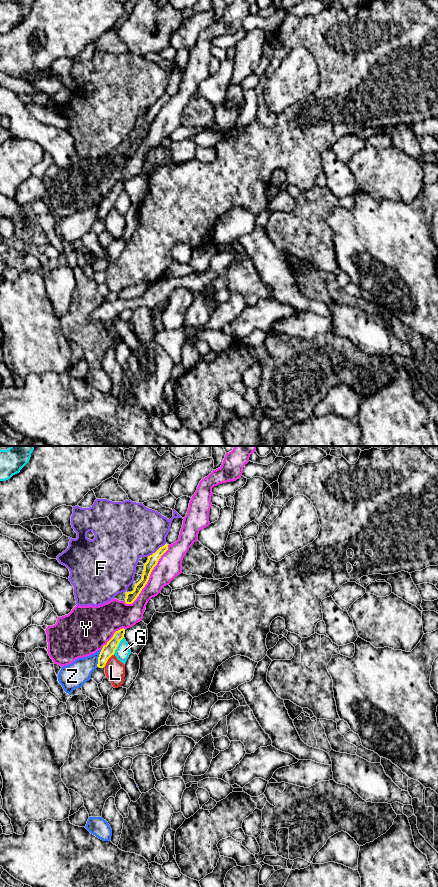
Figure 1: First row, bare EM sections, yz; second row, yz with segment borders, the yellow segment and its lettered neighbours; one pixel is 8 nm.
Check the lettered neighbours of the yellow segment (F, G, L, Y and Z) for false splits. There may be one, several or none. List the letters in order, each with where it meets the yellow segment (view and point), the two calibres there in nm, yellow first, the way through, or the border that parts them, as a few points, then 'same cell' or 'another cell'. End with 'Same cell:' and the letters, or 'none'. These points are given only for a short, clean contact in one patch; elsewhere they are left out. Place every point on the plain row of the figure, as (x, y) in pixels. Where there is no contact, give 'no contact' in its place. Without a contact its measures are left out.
F: yz (157, 102) | 90/440 nm | along yz (165, 95), (147, 108) | another cell
G: yz (117, 198) | 100/120 nm | another cell
L: yz (107, 212) | 100/160 nm | along yz (113, 206), (104, 219) | another cell
Y: yz (149, 128) | 90/200 nm | another cell
Z: yz (98, 210) | 100/200 nm | another cell
Same cell: none

